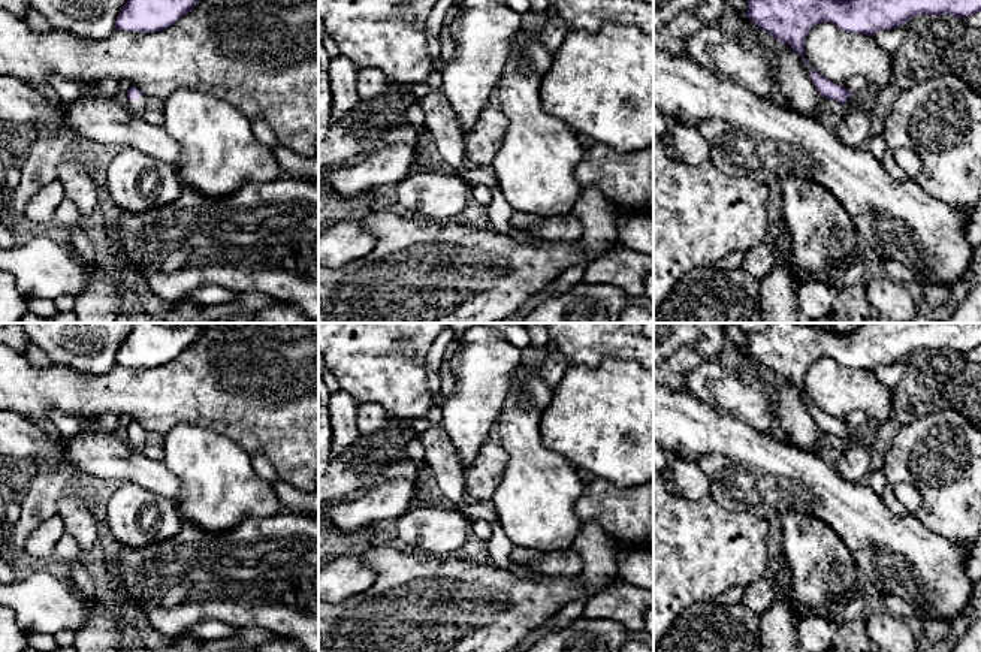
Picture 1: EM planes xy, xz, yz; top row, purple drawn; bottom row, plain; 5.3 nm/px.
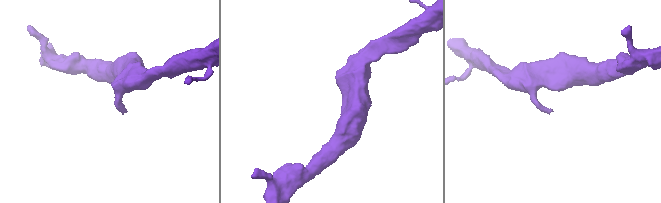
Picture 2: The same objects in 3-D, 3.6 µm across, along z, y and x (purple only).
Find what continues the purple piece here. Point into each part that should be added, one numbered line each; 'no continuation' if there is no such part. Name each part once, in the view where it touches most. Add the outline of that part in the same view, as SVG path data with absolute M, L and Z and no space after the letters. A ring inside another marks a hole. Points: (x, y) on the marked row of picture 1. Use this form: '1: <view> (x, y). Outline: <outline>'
1: xy (138, 105). Outline: M144 94L139 96L138 99L127 100L127 103L129 103L129 108L135 112L144 112L144 111L150 109L147 105L147 97Z

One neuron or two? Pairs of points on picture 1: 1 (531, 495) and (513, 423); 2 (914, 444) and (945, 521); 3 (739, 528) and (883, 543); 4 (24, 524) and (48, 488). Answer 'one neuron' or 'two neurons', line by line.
1: one neuron
2: one neuron
3: two neurons
4: one neuron

